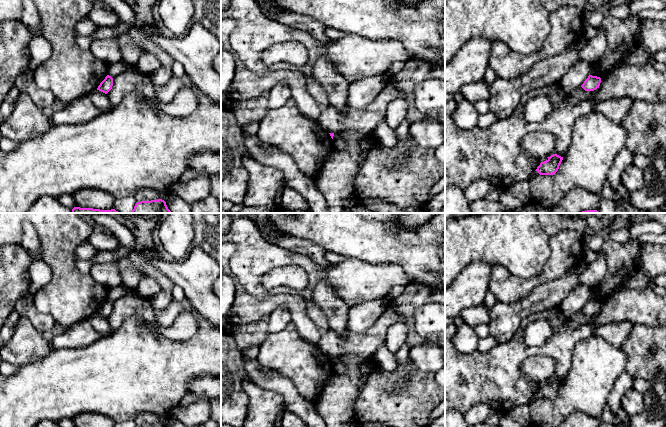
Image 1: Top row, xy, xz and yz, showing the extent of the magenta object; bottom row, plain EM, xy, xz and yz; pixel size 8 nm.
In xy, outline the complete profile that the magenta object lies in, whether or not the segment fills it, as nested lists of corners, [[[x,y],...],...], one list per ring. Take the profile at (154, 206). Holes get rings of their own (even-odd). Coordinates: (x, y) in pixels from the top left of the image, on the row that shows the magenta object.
[[[162,199],[137,202],[130,213],[171,213]]]

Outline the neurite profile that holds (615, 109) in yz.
[[[628,96],[611,98],[595,104],[594,110],[602,113],[616,124],[621,124],[624,117],[629,113],[634,100]]]

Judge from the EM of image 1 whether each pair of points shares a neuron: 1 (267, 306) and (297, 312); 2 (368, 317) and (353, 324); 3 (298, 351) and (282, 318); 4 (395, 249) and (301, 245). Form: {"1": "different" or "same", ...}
{"1": "same", "2": "same", "3": "different", "4": "different"}

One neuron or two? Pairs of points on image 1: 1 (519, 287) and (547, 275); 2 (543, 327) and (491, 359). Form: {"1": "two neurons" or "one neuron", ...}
{"1": "one neuron", "2": "two neurons"}

